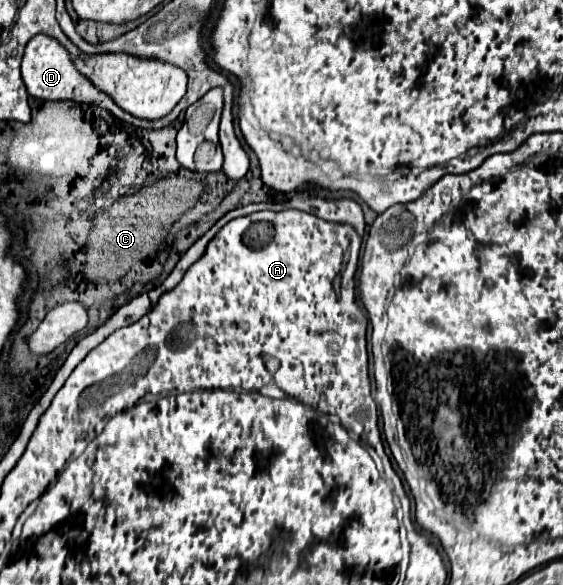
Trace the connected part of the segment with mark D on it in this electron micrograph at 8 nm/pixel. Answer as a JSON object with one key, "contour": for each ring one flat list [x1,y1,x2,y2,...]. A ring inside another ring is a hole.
{"contour":[[38,34,28,42,24,58,22,58,22,80,26,84,28,94,38,100,72,100,78,104,90,104,90,106,98,106,104,110,116,106,106,94,96,90,92,86,92,82,86,80,74,68,70,54,64,50,64,46,60,46,58,40,46,36,46,34]]}

